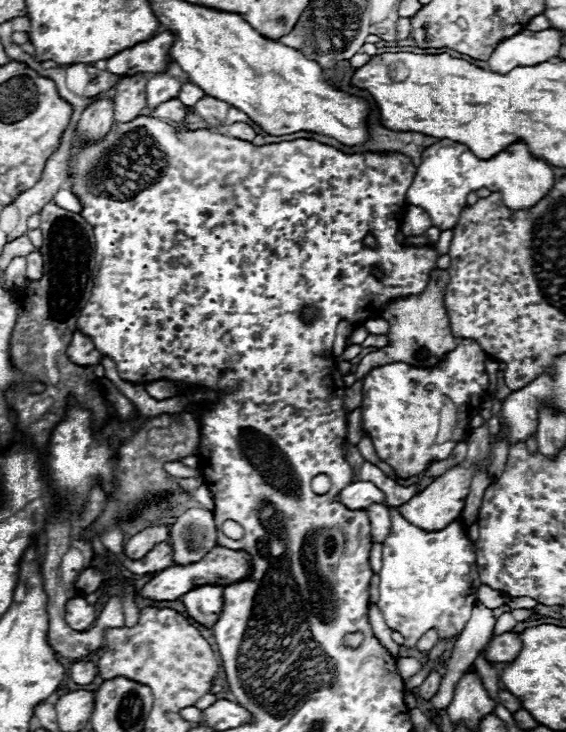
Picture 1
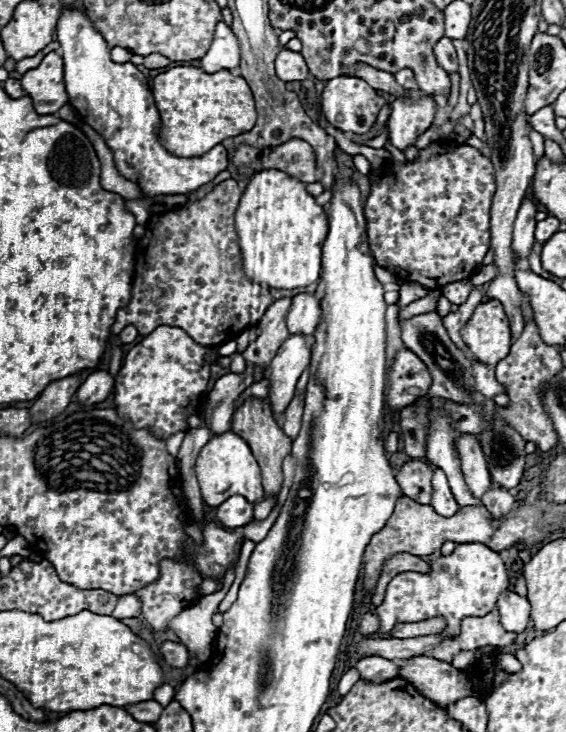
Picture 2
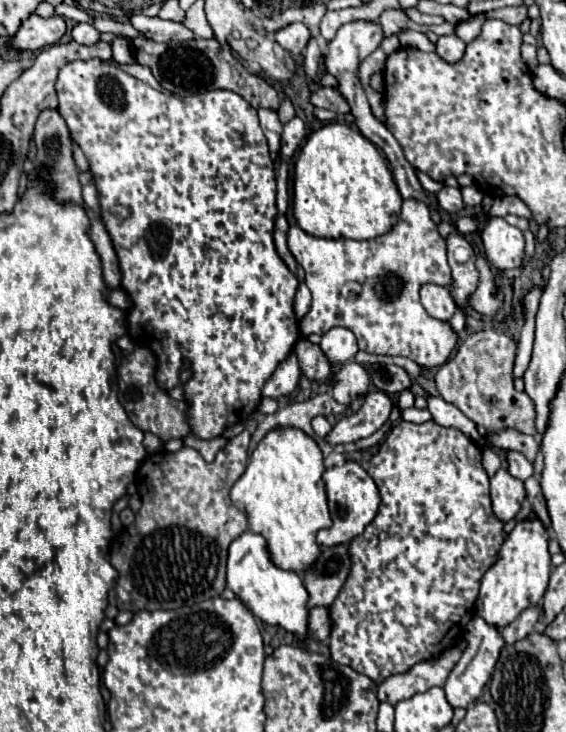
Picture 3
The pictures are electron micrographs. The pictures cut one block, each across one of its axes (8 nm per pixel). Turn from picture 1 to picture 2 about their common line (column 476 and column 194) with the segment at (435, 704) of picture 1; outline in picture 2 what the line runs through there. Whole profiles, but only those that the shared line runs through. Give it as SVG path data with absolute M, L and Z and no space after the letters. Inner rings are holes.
M232 572L228 574L228 580L224 582L220 592L196 600L190 608L184 608L180 614L176 614L170 620L170 630L182 640L184 646L188 646L192 658L200 660L210 658L212 644L216 638L216 626L212 624L212 614L218 610L220 600L230 588L230 582L232 582Z

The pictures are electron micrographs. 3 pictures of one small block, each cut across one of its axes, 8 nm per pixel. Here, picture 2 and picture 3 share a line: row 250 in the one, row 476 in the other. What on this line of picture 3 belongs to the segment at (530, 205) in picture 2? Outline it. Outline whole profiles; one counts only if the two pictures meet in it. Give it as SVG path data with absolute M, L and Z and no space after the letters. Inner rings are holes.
M514 450L508 452L508 472L520 480L526 480L534 474L532 462L528 462L520 452L514 452Z

